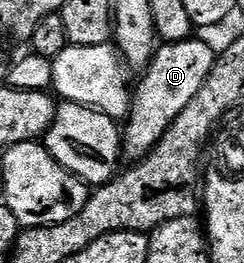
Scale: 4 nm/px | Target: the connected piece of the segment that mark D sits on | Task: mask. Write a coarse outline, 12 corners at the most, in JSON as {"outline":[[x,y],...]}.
{"outline":[[199,36],[156,47],[122,126],[139,160],[198,96],[217,51]]}

